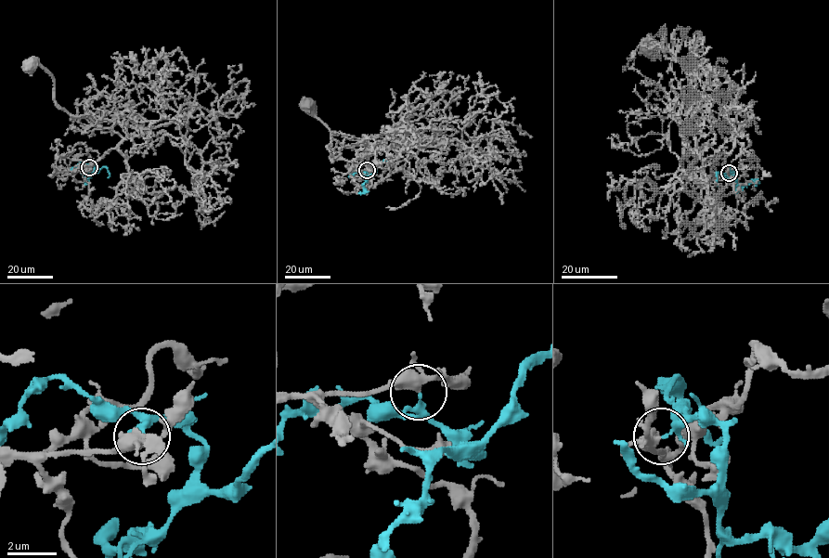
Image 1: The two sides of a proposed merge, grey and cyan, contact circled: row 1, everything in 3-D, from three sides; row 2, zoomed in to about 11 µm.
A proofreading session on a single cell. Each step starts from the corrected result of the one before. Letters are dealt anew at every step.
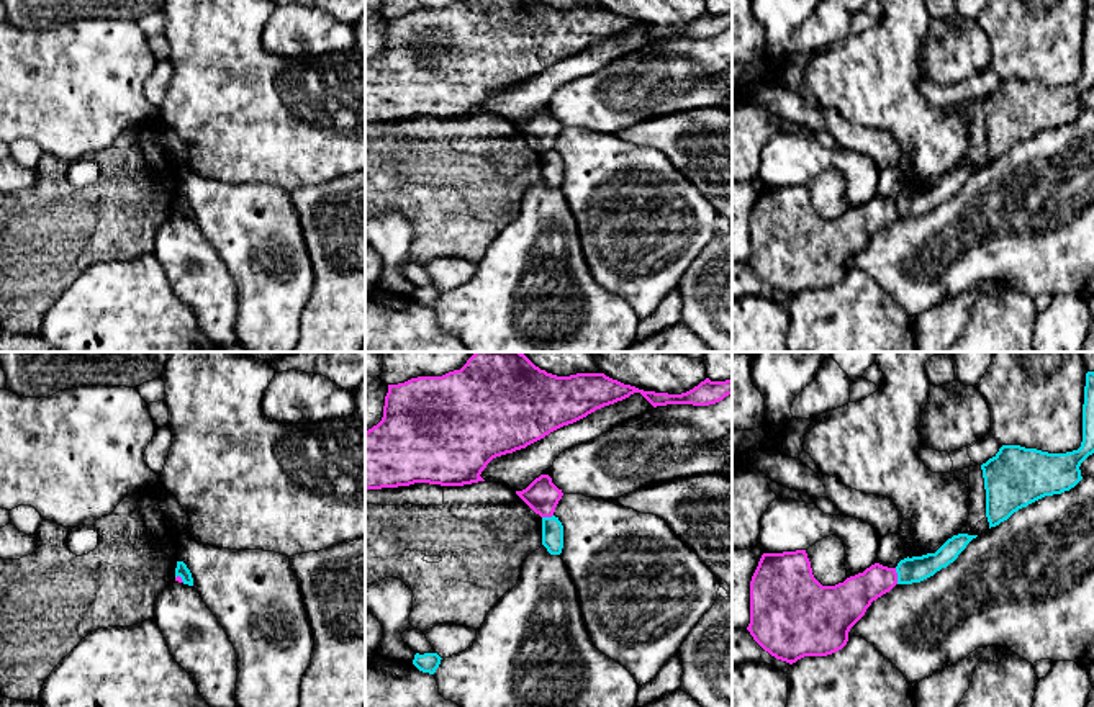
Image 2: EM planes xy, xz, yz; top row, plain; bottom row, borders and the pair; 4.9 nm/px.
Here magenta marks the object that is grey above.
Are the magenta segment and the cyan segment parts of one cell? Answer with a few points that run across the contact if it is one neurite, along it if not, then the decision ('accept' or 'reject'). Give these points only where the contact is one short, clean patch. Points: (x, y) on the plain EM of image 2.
line yz (895, 202), (898, 216); reject

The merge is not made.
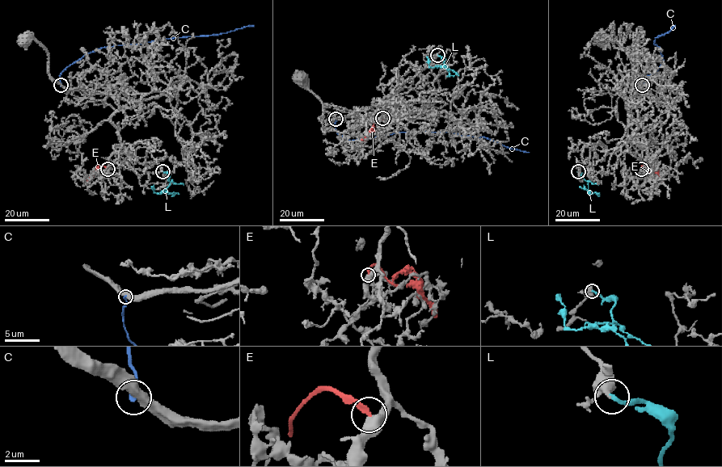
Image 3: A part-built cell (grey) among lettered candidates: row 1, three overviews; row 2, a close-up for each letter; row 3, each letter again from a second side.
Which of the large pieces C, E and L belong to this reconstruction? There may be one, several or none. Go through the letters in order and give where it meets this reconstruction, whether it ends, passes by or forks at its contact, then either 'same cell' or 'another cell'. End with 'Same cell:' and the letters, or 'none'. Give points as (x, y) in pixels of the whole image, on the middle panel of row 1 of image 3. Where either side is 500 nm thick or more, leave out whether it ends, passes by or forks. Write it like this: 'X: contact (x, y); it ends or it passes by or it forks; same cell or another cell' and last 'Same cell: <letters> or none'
C: contact (335, 119); another cell
E: contact (382, 118); another cell
L: contact (437, 55); it ends; same cell
Same cell: L

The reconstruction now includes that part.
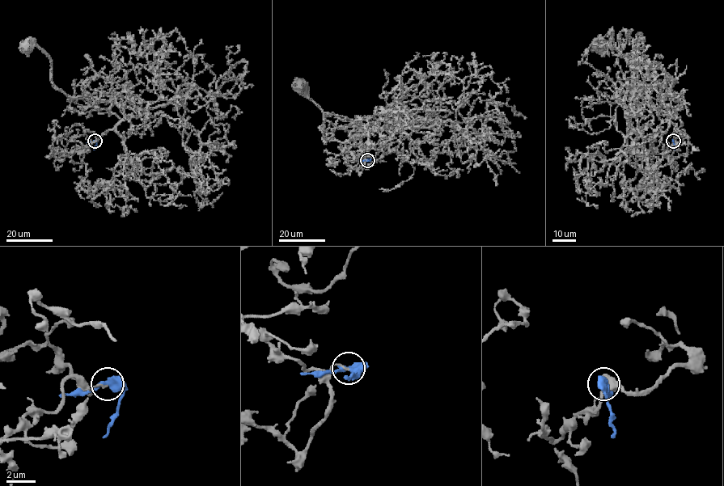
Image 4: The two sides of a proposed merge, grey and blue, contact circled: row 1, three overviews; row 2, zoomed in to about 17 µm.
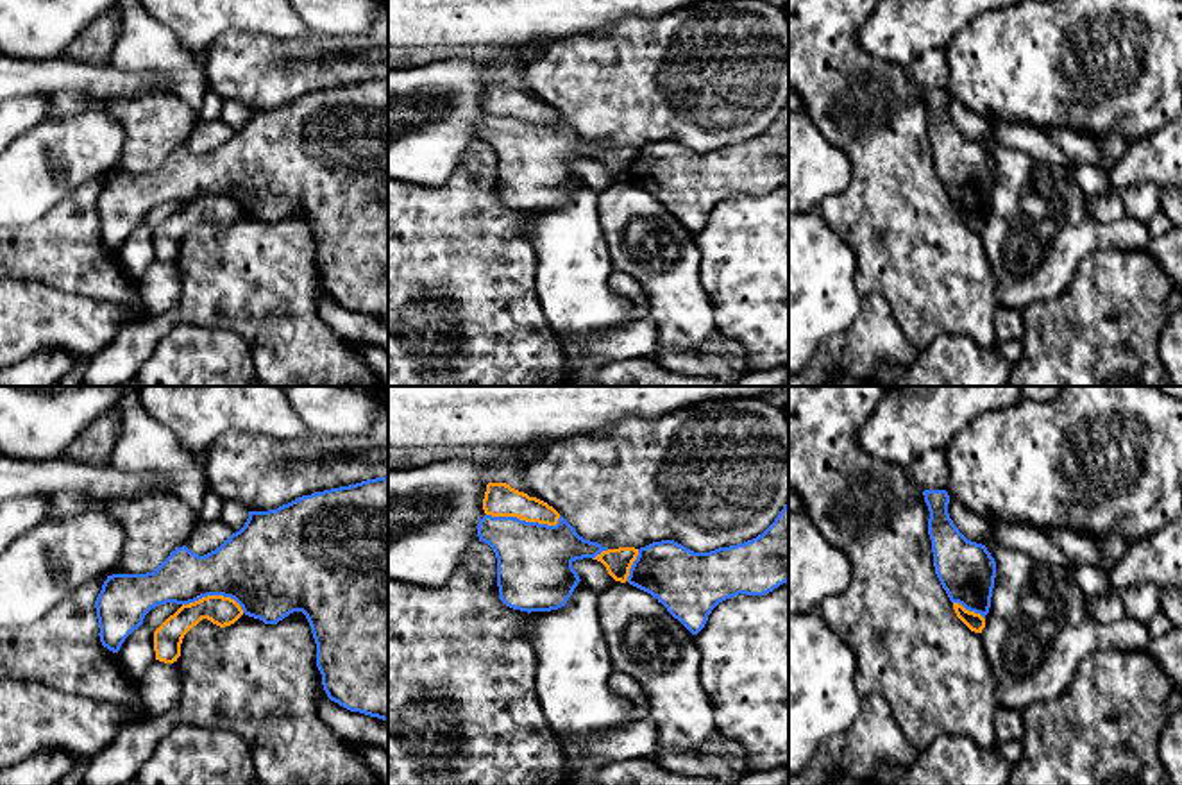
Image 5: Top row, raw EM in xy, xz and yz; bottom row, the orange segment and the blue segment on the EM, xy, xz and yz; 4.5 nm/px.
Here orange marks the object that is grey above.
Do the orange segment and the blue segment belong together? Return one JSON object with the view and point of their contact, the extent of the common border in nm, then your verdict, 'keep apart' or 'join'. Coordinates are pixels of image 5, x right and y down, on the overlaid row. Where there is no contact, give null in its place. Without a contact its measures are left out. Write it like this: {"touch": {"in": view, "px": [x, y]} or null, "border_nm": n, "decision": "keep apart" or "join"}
{"touch": {"in": "xz", "px": [524, 519]}, "border_nm": 340, "decision": "keep apart"}

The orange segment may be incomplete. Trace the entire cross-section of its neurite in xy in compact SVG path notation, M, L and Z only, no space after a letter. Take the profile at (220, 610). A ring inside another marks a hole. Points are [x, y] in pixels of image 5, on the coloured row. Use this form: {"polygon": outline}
{"polygon": "M207 595L195 603L182 604L154 631L156 660L173 663L181 656L184 635L202 619L225 628L234 624L243 615L241 606L224 595Z"}

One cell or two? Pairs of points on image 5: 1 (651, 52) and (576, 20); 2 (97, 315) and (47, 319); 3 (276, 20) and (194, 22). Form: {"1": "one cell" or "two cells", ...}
{"1": "two cells", "2": "one cell", "3": "one cell"}

